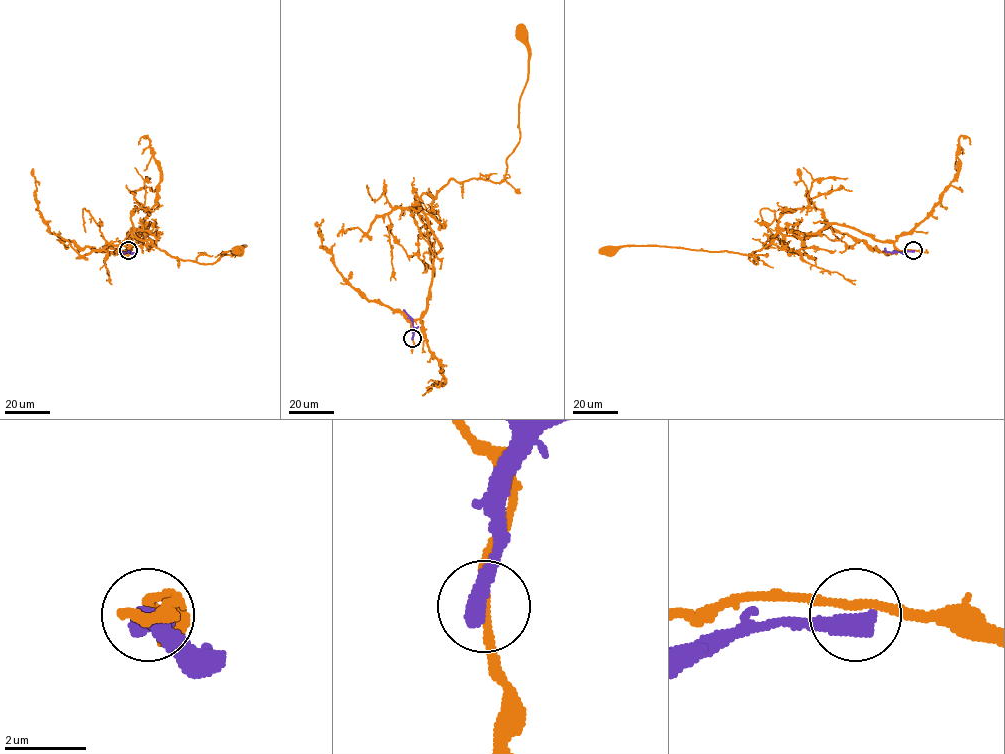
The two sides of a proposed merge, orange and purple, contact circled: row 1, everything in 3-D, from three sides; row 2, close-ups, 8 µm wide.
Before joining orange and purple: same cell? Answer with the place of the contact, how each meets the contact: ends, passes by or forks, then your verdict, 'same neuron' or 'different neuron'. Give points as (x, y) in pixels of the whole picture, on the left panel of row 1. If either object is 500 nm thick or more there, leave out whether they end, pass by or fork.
place (128, 250); different neuron

